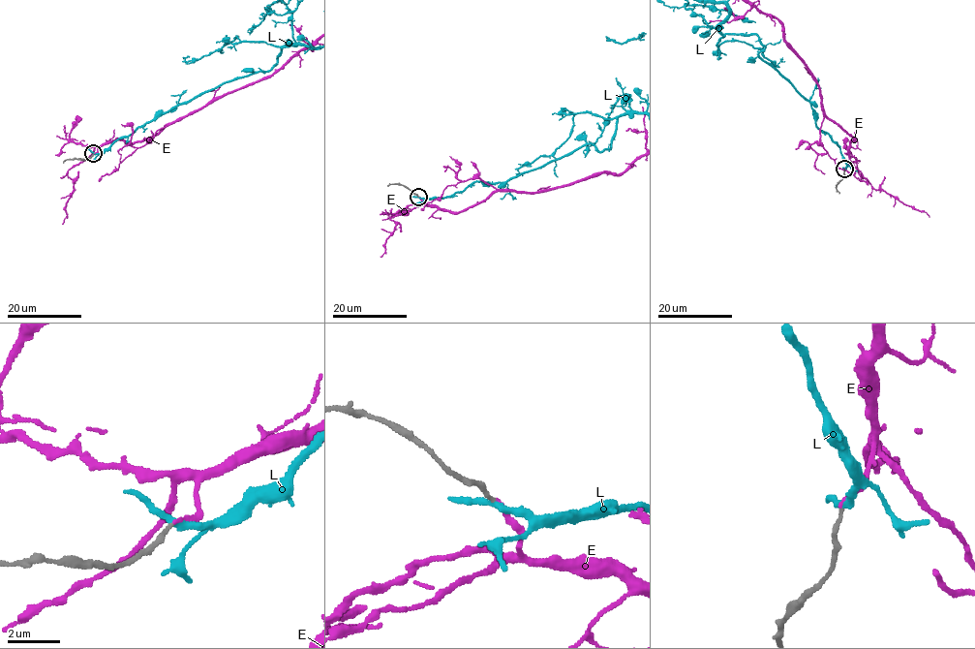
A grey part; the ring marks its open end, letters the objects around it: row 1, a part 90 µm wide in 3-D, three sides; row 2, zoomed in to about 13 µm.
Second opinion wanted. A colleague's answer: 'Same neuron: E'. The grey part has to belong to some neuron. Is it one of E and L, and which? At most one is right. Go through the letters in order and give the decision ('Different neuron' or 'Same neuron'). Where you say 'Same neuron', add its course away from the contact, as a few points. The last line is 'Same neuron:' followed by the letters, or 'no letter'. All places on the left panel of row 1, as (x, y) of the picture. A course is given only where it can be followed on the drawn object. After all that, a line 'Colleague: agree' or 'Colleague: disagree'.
E: Same neuron
L: Different neuron
Same neuron: E
Colleague: agree

